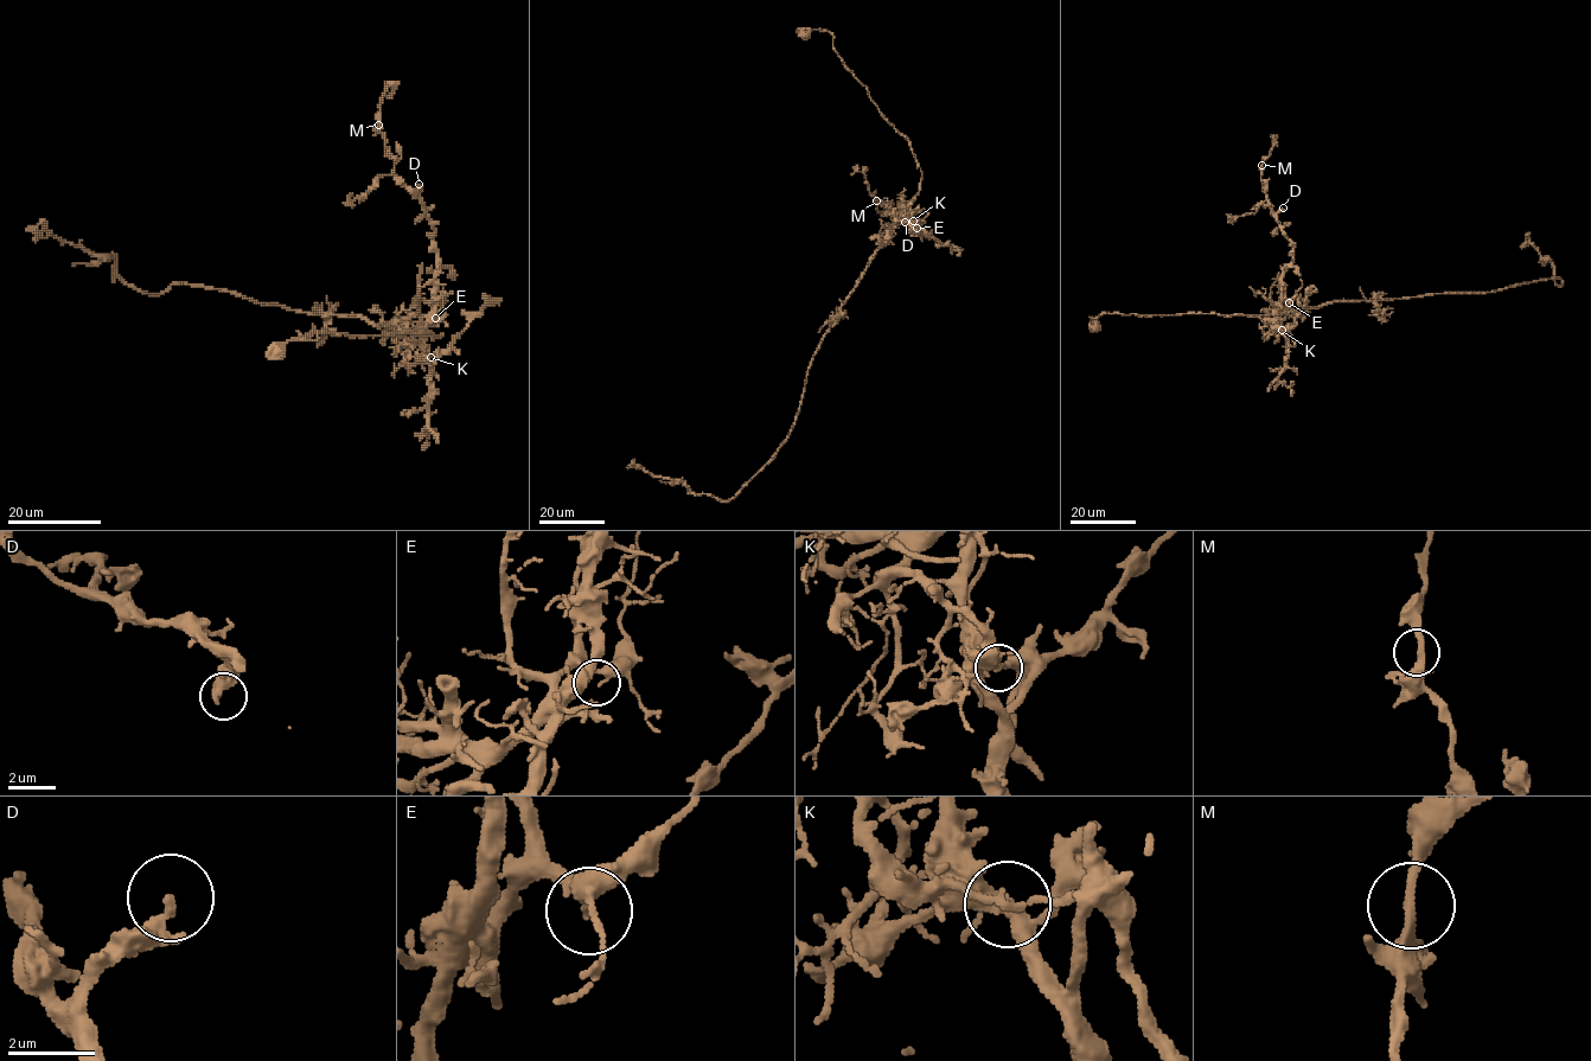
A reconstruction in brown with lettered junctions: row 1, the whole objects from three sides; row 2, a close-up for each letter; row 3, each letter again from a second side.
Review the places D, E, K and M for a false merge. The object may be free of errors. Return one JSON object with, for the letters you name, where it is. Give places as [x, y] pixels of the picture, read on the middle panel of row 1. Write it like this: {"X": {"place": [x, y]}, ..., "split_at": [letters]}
{"K": {"place": [913, 221]}, "split_at": ["K"]}

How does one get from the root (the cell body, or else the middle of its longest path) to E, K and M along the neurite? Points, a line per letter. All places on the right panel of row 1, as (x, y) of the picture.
E: (1096, 327), (1098, 325), (1090, 318), (1104, 313), (1272, 315), (1283, 312), (1285, 300), (1289, 302)
K: (1096, 327), (1098, 325), (1090, 318), (1104, 313), (1272, 315), (1282, 312), (1272, 323), (1282, 331)
M: (1096, 327), (1090, 318), (1104, 313), (1283, 312), (1280, 275), (1292, 261), (1292, 243), (1267, 199), (1262, 165)

